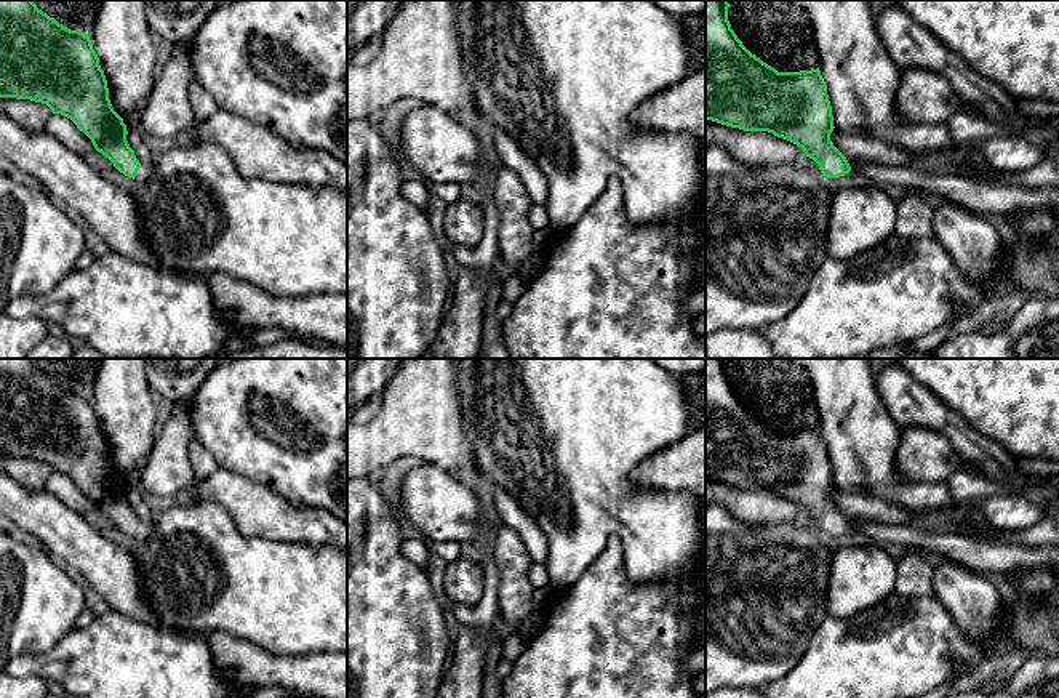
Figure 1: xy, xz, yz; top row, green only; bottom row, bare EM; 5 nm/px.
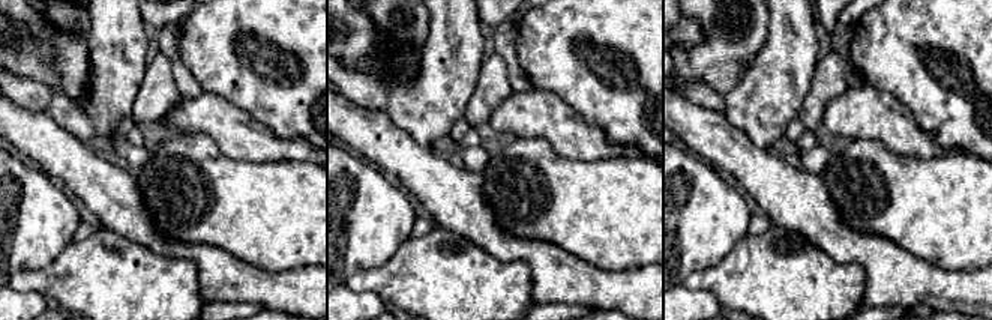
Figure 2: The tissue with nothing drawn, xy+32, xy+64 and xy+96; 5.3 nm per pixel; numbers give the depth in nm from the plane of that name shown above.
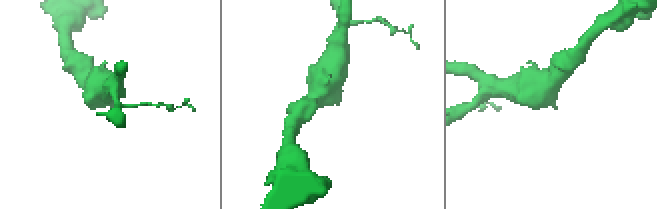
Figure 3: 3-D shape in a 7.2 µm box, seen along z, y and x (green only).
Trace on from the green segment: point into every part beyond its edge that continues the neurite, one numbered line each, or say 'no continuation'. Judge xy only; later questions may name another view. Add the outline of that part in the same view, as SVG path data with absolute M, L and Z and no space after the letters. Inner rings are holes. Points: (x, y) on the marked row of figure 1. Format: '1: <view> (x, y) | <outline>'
1: xy (144, 172) | M141 165L134 176L134 181L138 183L138 186L144 186L152 173L154 166Z

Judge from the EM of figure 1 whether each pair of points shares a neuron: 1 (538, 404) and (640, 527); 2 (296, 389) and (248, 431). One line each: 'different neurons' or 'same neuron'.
1: same neuron
2: same neuron

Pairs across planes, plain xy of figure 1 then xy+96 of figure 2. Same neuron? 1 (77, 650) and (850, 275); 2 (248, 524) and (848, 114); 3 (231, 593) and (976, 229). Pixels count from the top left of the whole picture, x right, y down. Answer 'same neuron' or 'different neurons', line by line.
1: same neuron
2: same neuron
3: same neuron

